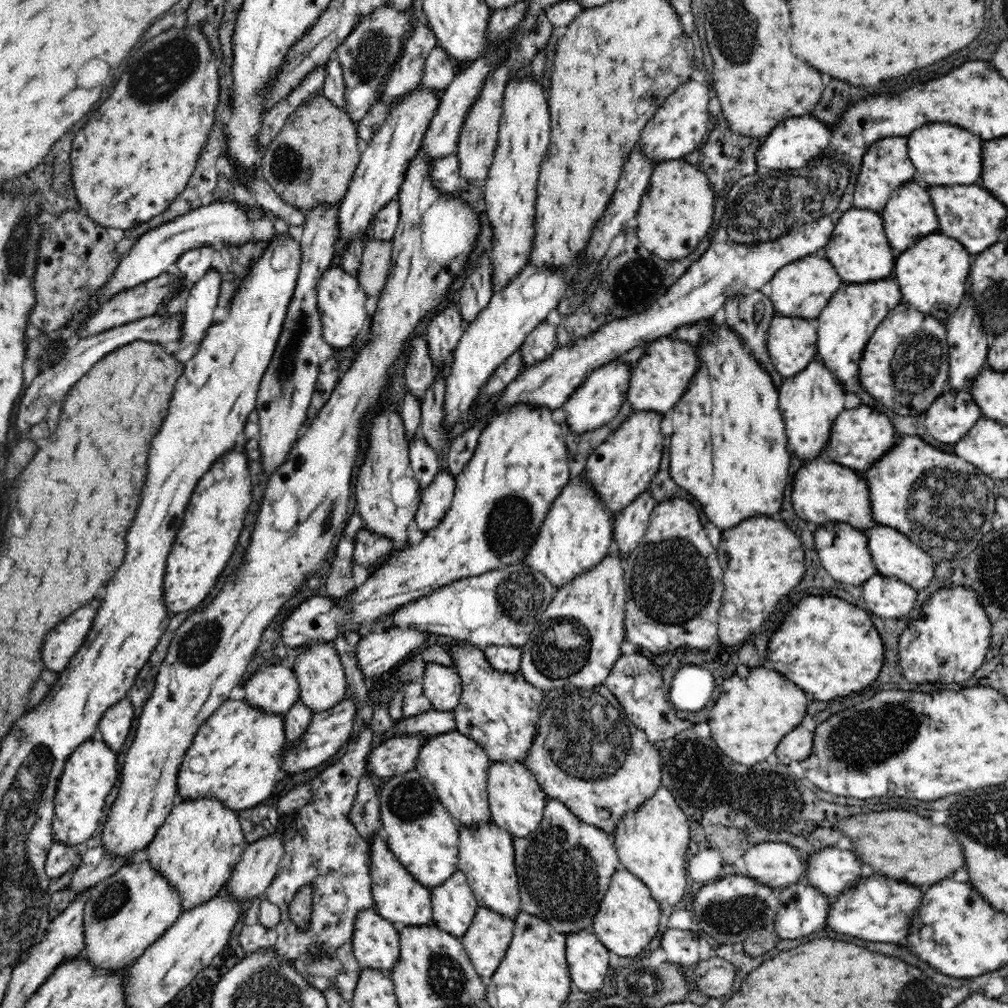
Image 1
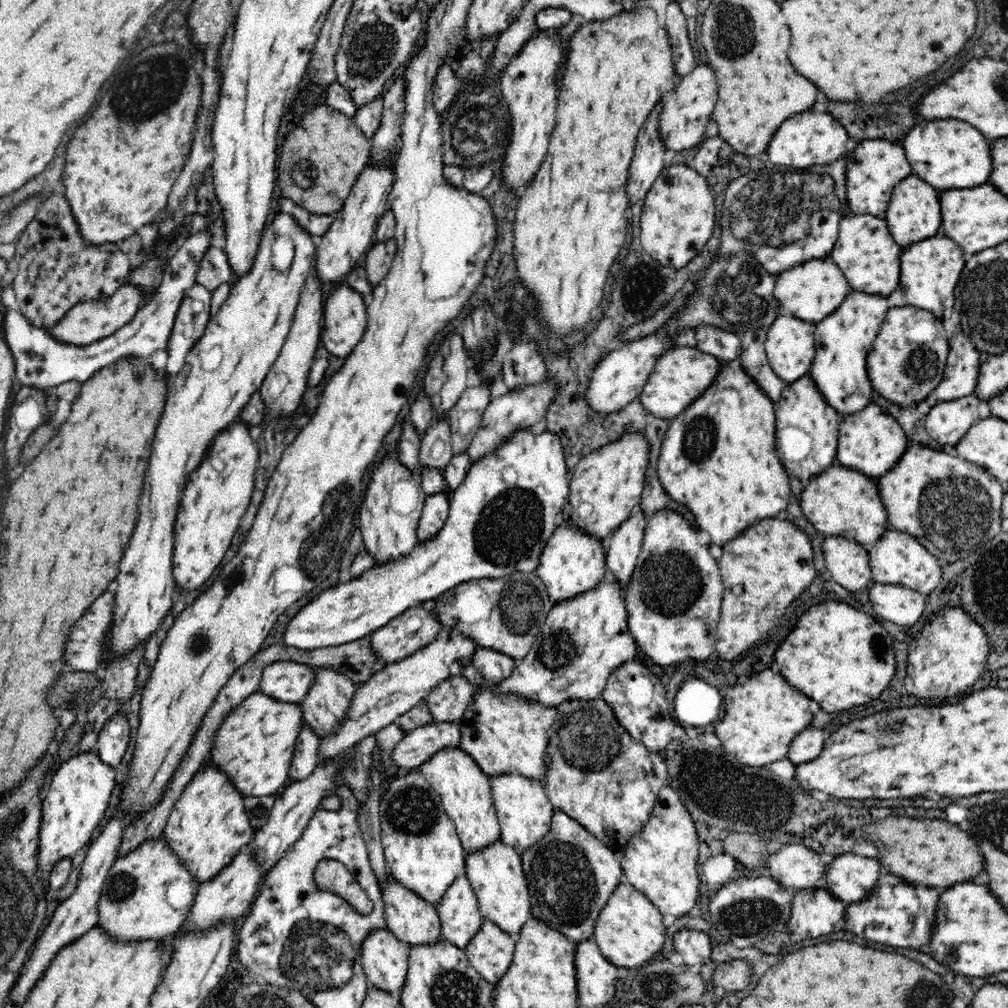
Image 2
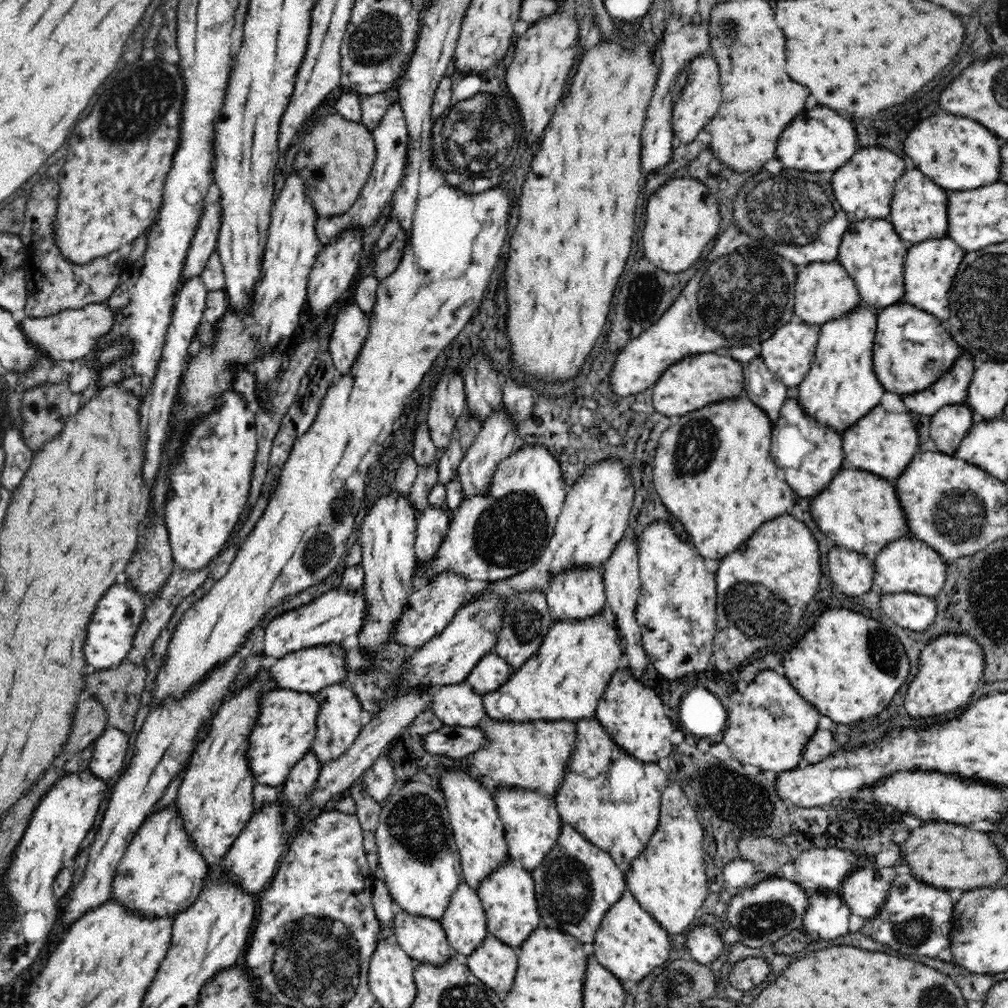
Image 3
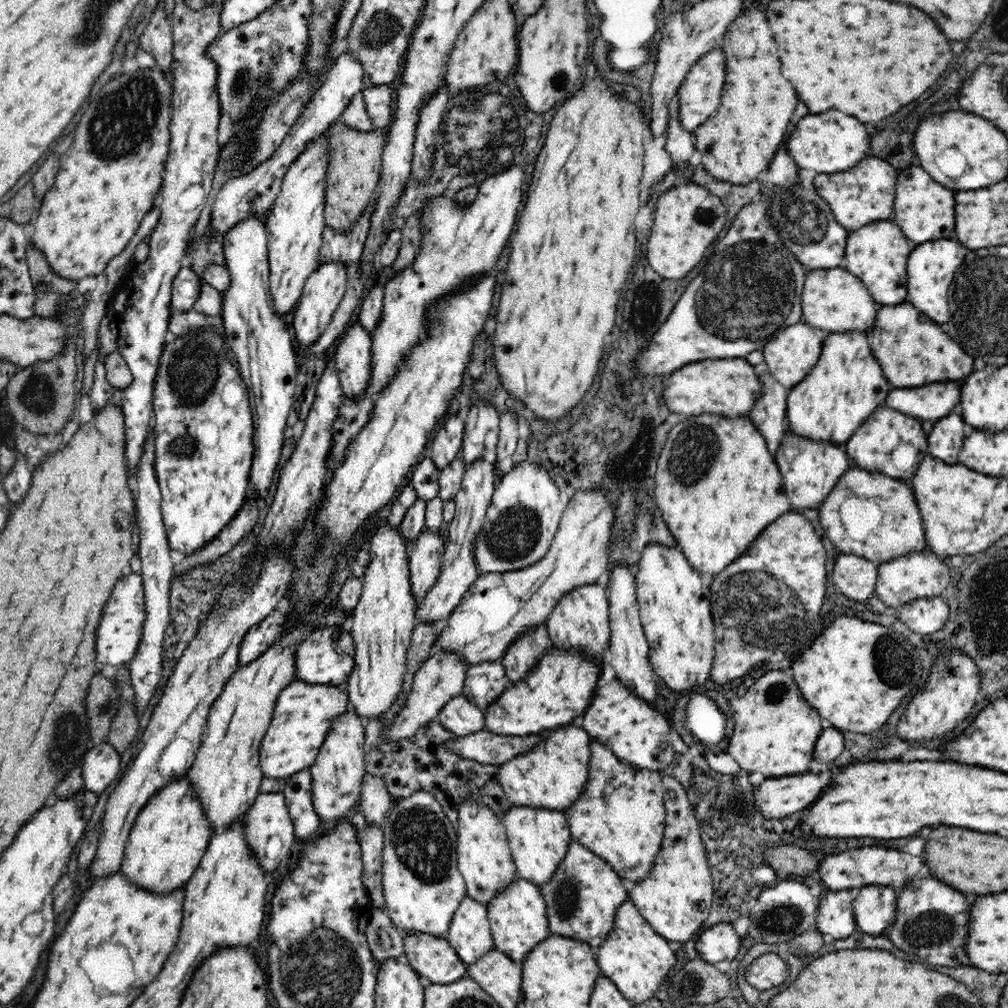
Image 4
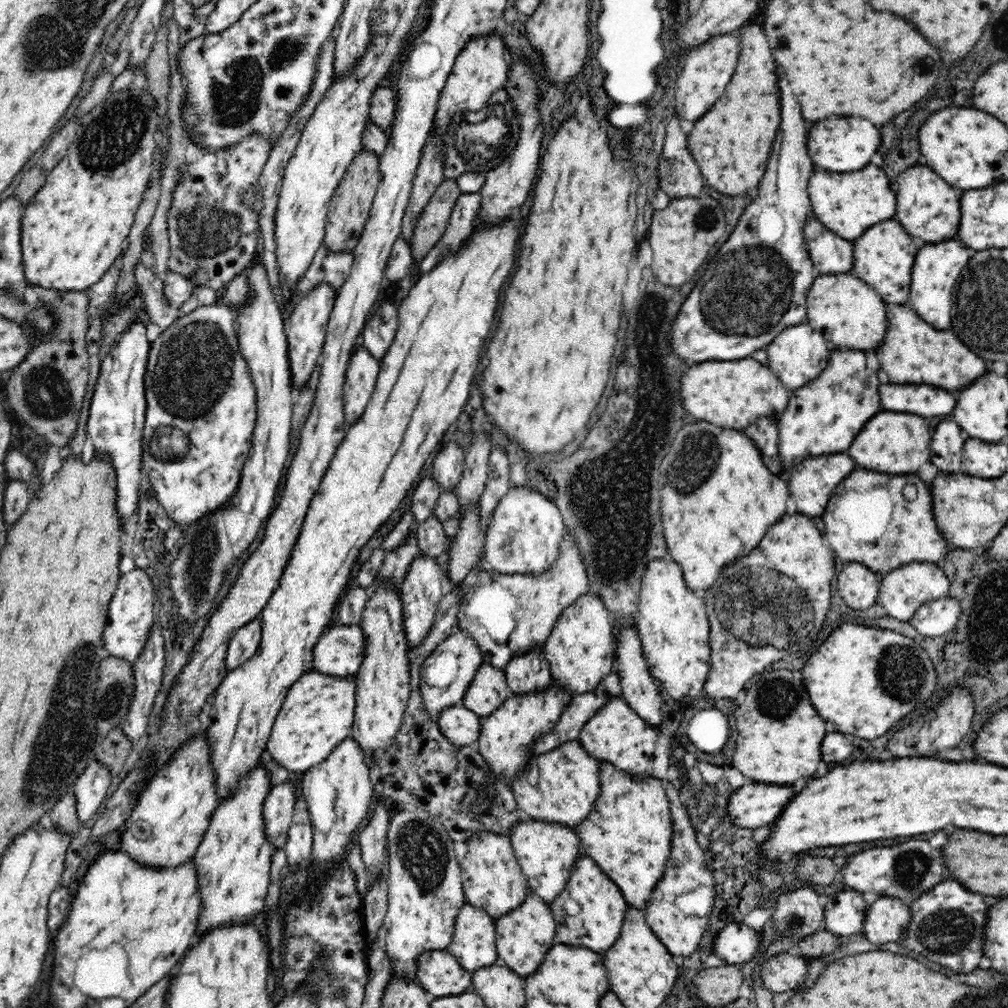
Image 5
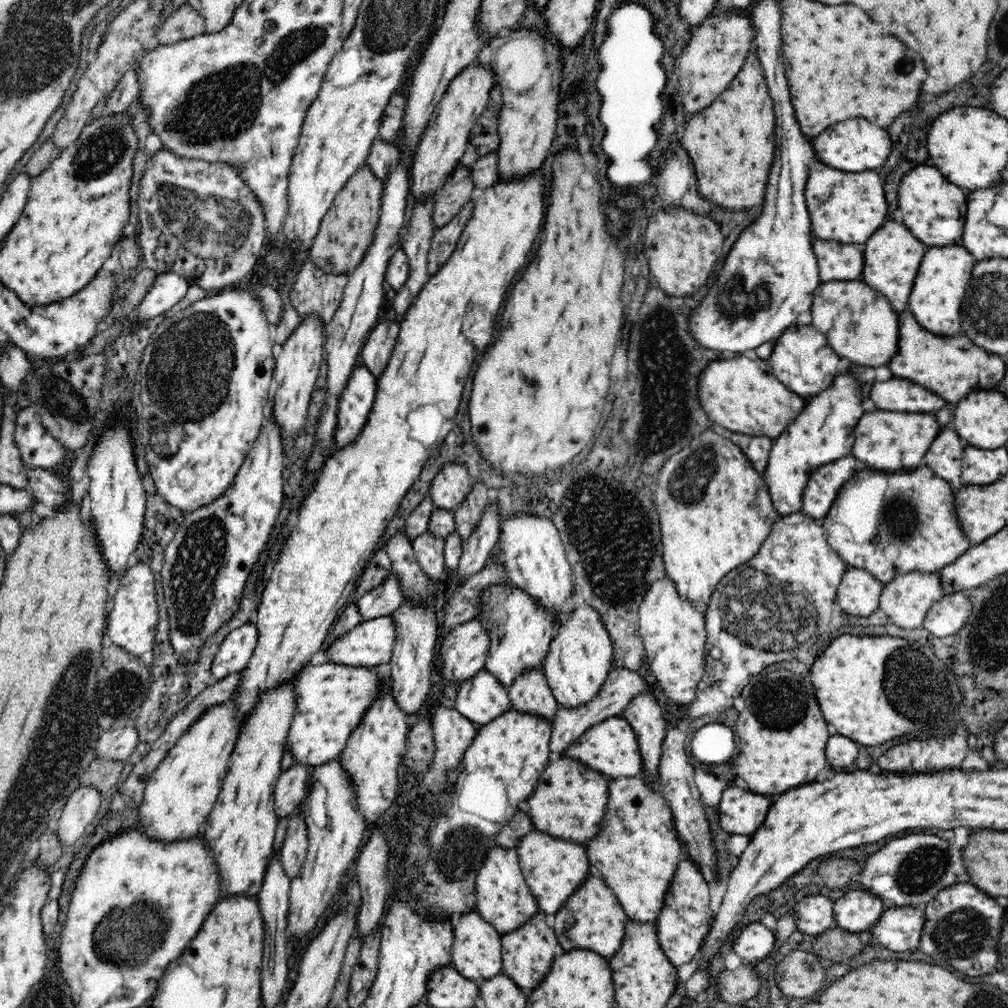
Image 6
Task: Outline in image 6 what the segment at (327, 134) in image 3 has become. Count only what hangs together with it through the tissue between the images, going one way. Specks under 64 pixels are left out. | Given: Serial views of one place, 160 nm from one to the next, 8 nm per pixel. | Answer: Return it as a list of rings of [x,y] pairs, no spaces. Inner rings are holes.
[[[367,164],[340,189],[334,198],[332,207],[322,217],[321,225],[309,250],[314,264],[328,274],[346,274],[354,272],[354,268],[366,254],[366,248],[374,240],[374,232],[378,226],[382,205],[383,183],[378,180]]]

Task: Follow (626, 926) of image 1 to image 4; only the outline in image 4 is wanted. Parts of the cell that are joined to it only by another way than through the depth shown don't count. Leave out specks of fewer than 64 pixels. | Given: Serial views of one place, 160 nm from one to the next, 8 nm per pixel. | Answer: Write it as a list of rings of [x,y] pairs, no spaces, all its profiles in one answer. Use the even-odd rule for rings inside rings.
[[[631,900],[618,906],[612,932],[598,948],[596,962],[601,974],[614,982],[624,998],[634,1005],[650,1000],[669,976],[674,974],[676,956],[669,942],[650,926]]]

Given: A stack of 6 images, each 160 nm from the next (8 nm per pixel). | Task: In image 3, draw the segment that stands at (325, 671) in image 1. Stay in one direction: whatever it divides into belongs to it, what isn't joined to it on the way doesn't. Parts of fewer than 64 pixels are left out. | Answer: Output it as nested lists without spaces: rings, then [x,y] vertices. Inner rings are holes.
[[[342,683],[328,686],[316,693],[314,697],[320,702],[320,712],[318,712],[316,720],[316,736],[314,736],[311,750],[316,753],[316,758],[321,766],[324,766],[326,762],[340,758],[354,744],[366,718],[355,691]]]

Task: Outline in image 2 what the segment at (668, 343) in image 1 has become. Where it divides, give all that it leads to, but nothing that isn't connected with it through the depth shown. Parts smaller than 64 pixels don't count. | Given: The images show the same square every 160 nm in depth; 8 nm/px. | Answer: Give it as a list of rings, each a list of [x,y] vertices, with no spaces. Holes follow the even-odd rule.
[[[675,346],[658,358],[654,364],[654,372],[646,378],[646,384],[638,398],[643,408],[654,414],[654,417],[671,420],[676,415],[686,410],[708,386],[714,382],[720,370],[720,359],[714,355],[701,352],[689,346]]]

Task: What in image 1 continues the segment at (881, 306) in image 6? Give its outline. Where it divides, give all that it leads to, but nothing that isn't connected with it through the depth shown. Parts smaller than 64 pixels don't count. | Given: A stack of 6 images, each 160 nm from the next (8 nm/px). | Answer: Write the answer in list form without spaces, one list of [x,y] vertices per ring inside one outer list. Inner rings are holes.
[[[821,253],[800,258],[786,264],[774,274],[770,281],[771,301],[778,316],[817,319],[822,308],[828,304],[834,292],[844,284],[830,261]],[[820,256],[820,258],[818,258]]]

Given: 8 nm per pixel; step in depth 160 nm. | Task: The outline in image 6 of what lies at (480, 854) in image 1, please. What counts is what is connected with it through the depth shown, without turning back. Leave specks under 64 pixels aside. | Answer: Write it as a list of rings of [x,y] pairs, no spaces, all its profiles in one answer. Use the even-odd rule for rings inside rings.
[[[542,911],[536,913],[527,924],[501,935],[502,970],[526,994],[540,986],[543,978],[550,972],[554,958],[564,954],[565,950],[557,941],[550,918]]]

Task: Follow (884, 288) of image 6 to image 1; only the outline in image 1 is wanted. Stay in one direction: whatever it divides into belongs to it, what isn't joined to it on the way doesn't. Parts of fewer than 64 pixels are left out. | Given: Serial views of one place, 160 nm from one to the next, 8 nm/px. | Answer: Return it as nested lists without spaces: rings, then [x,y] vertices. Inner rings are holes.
[[[851,208],[844,212],[832,230],[830,242],[821,251],[821,254],[834,264],[836,272],[844,284],[874,282],[878,278],[888,278],[892,274],[892,246],[886,240],[882,218],[872,210],[858,210]]]

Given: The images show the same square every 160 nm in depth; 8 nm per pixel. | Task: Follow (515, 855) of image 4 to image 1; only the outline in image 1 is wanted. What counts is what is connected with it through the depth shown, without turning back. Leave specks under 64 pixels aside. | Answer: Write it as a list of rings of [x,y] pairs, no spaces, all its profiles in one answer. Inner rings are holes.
[[[516,761],[491,762],[488,770],[487,791],[491,821],[512,835],[526,838],[542,822],[547,795],[526,764]]]

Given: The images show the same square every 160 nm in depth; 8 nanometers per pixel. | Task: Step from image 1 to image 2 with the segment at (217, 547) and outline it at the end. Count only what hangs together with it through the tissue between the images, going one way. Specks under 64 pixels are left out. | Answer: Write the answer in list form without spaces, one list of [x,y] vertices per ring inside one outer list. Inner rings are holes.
[[[240,418],[218,433],[200,466],[190,473],[176,513],[173,576],[176,589],[195,591],[224,558],[252,500],[259,454],[255,433]]]

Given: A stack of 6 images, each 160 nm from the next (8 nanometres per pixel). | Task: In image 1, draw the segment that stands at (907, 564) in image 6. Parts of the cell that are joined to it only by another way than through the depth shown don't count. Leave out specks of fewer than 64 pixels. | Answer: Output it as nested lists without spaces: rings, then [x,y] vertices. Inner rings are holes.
[[[818,456],[816,460],[803,462],[802,468],[795,472],[795,476],[792,506],[800,518],[814,524],[826,524],[830,520],[846,522],[866,533],[878,525],[876,519],[872,517],[868,484],[864,478],[858,478],[856,472],[846,470],[840,464],[828,462],[827,458]]]

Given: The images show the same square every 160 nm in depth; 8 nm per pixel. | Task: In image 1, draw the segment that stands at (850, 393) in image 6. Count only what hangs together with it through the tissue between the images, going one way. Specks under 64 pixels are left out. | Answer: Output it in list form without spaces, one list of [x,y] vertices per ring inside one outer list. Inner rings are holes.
[[[884,278],[878,282],[843,284],[822,308],[817,318],[817,356],[835,378],[843,383],[847,393],[858,388],[858,366],[866,343],[878,324],[901,302],[904,302],[903,296],[896,278]]]

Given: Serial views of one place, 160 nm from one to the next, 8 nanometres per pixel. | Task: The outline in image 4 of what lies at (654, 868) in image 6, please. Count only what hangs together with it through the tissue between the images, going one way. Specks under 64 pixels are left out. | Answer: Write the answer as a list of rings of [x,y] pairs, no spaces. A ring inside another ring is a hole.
[[[591,740],[590,762],[586,786],[580,798],[564,810],[568,821],[571,838],[604,859],[625,883],[632,884],[646,878],[657,858],[662,846],[664,828],[666,826],[666,807],[664,804],[665,785],[659,771],[630,766],[620,762],[614,753],[603,744]]]

